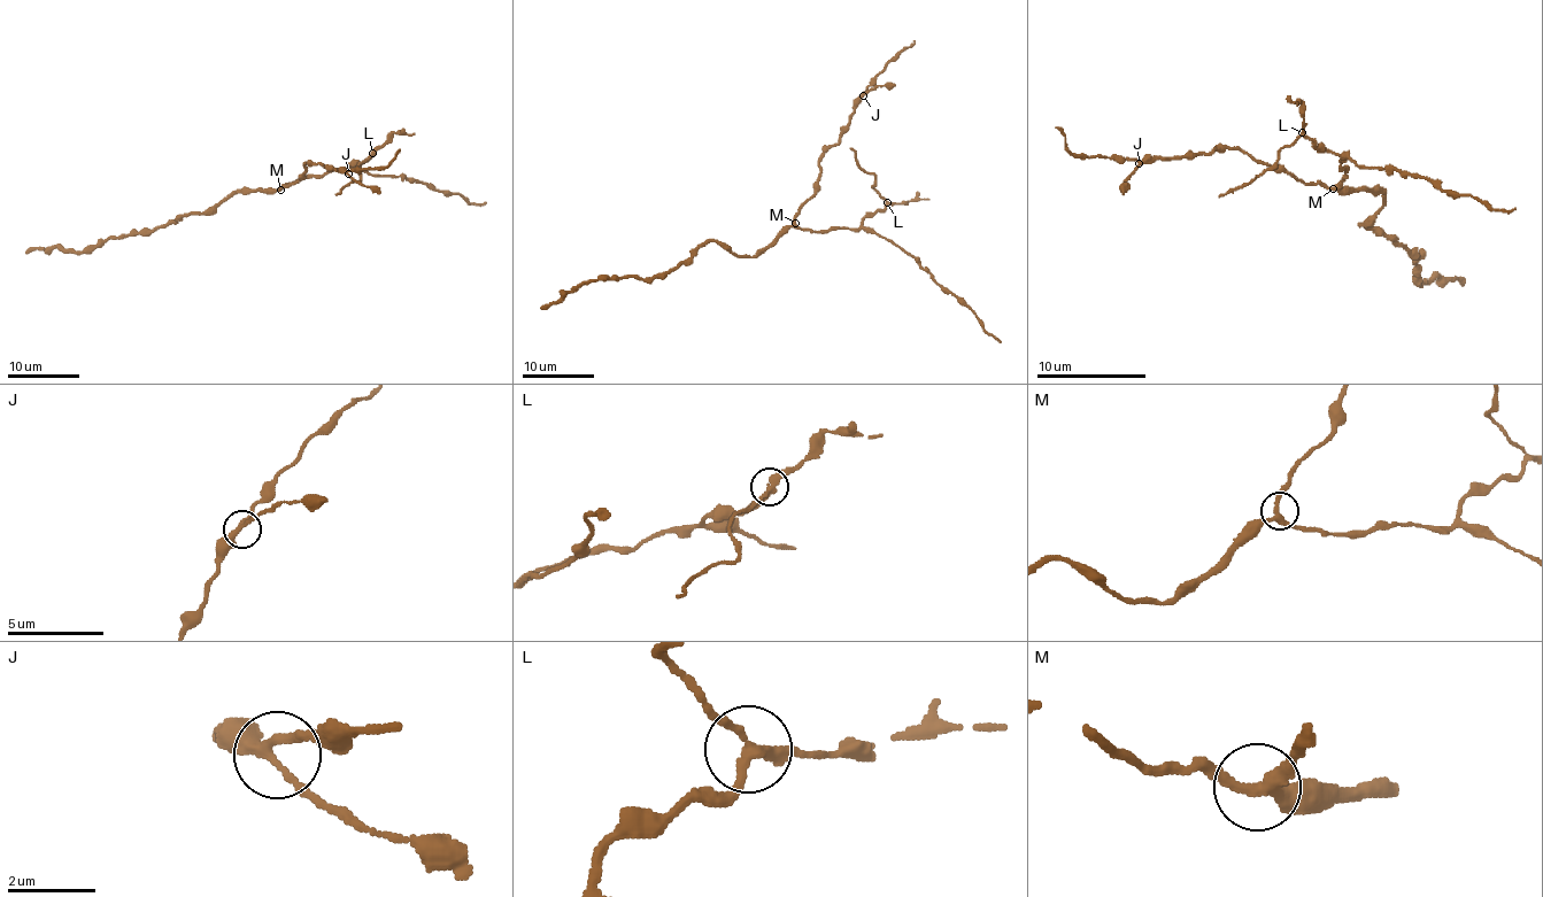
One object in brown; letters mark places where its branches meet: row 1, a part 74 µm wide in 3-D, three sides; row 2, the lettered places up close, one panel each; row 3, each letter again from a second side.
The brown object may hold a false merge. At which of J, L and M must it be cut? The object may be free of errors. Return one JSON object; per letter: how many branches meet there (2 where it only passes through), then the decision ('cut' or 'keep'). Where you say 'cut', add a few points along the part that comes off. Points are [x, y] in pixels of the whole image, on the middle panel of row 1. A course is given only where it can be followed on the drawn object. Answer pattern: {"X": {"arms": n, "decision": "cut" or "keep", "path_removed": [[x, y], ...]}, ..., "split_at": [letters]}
{"J": {"arms": 3, "decision": "keep"}, "L": {"arms": 3, "decision": "cut", "path_removed": [[886, 203], [872, 187], [876, 176], [857, 163], [850, 147]]}, "M": {"arms": 3, "decision": "keep"}, "split_at": ["L"]}

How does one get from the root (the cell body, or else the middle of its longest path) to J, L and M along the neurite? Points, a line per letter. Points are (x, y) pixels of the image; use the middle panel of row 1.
J: (777, 239), (793, 224), (799, 208), (815, 192), (820, 156), (838, 142), (854, 105), (863, 95)
L: (777, 239), (792, 226), (812, 232), (857, 227), (865, 217), (881, 211), (886, 203)
M: (777, 239), (795, 223)

